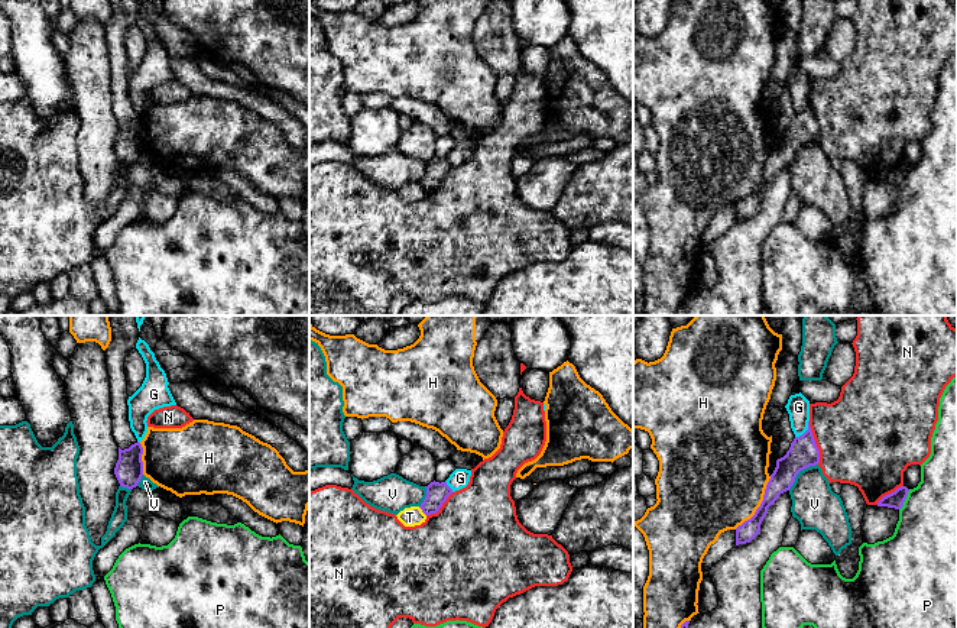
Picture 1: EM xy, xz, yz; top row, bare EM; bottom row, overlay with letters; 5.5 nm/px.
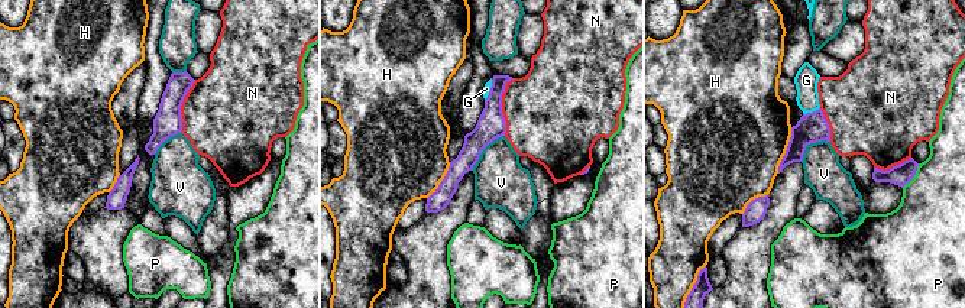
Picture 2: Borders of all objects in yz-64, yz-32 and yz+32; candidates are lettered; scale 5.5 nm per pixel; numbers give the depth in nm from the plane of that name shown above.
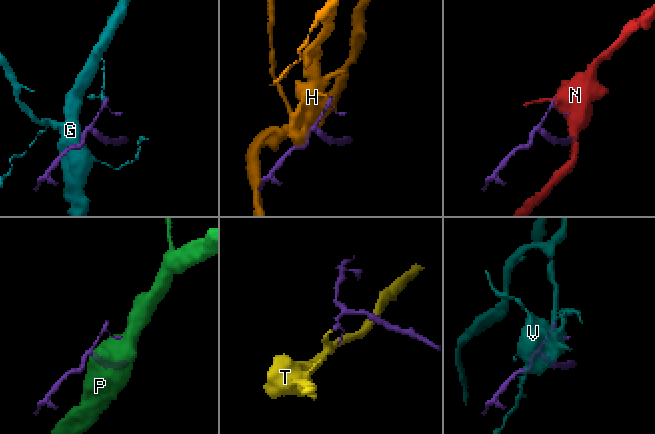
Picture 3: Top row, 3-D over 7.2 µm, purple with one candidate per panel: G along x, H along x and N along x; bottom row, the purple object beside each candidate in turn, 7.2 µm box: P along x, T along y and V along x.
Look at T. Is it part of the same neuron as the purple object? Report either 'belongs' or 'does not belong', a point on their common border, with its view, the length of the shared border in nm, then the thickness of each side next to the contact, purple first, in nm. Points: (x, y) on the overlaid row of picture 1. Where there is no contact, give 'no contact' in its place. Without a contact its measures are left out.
does not belong | xz (422, 511) | 70 nm | 120/110 nm

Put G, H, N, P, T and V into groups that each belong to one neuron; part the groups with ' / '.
G / H / N / P / T / V

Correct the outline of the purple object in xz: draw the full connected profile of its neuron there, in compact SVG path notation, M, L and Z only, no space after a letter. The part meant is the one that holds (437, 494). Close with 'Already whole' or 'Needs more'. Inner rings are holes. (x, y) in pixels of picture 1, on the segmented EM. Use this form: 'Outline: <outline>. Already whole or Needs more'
Outline: M431 482L426 488L426 496L421 504L421 509L425 515L437 514L447 498L452 493L452 489L447 482Z. Already whole

